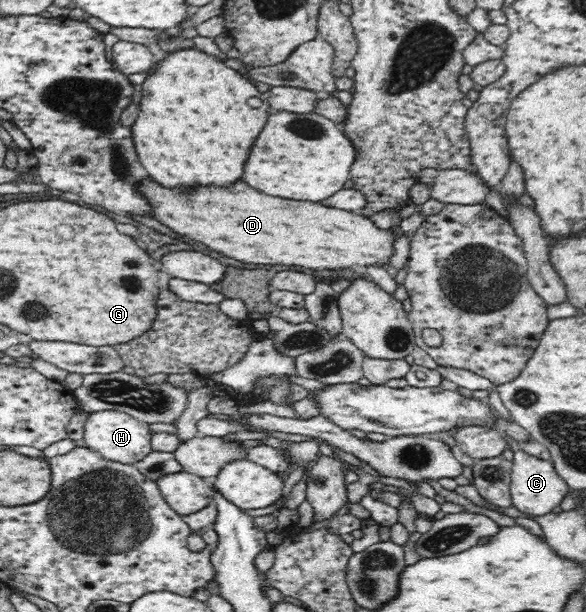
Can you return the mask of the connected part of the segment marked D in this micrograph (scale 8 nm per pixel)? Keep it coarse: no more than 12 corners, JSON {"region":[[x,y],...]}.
{"region":[[144,181],[155,219],[244,264],[390,266],[396,235],[244,181]]}

